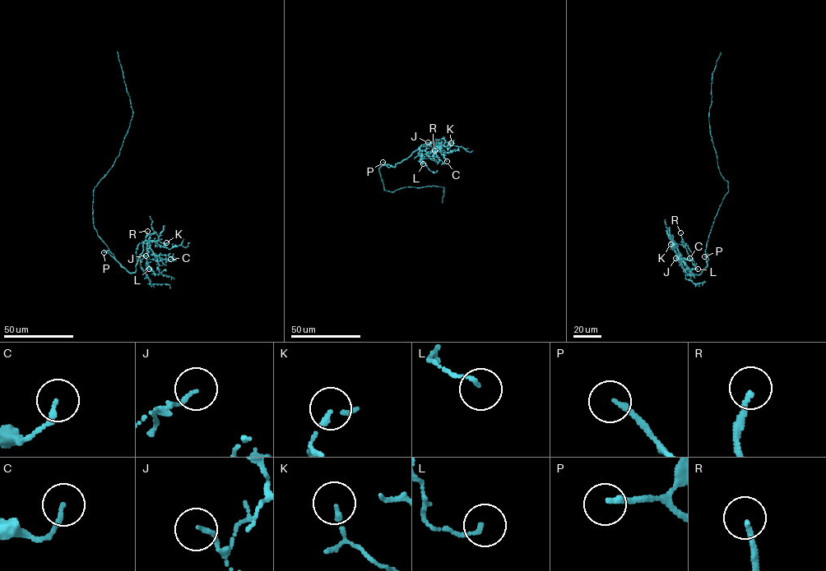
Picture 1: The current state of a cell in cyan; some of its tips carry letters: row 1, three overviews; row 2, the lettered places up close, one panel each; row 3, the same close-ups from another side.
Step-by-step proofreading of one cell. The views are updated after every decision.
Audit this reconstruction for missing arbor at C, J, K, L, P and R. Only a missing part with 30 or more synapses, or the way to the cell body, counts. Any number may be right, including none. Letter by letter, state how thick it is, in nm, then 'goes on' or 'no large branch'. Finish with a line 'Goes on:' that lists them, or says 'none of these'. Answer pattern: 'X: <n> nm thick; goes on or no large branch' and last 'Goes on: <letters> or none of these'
C: 160 nm thick; no large branch
J: 120 nm thick; no large branch
K: 160 nm thick; no large branch
L: 110 nm thick; no large branch
P: 180 nm thick; goes on
R: 170 nm thick; no large branch
Goes on: P

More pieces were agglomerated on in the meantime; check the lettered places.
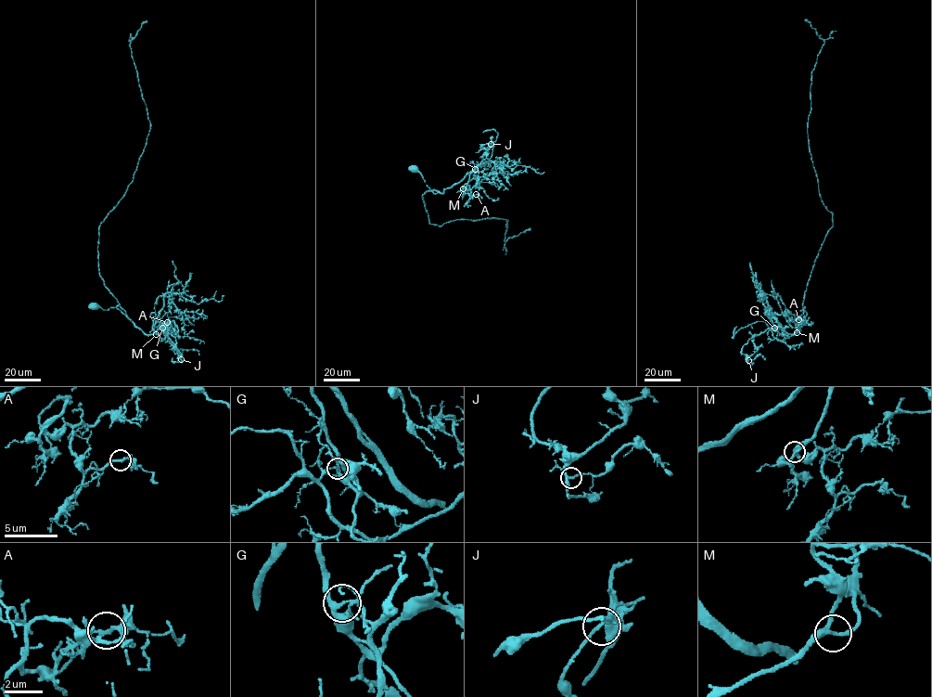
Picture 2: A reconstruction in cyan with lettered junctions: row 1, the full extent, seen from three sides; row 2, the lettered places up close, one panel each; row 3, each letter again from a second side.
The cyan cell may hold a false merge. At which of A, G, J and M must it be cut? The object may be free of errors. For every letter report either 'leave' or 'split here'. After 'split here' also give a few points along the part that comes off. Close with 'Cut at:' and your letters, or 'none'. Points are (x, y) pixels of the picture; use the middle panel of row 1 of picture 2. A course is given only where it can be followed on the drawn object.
A: leave
G: split here | (475, 169), (491, 146), (491, 137), (491, 144), (486, 153), (485, 148), (476, 152)
J: leave
M: leave
Cut at: G

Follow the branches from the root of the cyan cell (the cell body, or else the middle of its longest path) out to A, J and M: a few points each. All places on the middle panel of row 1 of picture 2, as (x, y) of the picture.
A: (414, 168), (434, 194), (452, 187), (478, 165), (463, 189), (467, 188), (470, 196), (476, 194)
J: (414, 168), (434, 194), (443, 193), (478, 165), (476, 169), (491, 146), (491, 137), (491, 144)
M: (414, 168), (434, 194), (452, 187), (478, 165), (463, 188)

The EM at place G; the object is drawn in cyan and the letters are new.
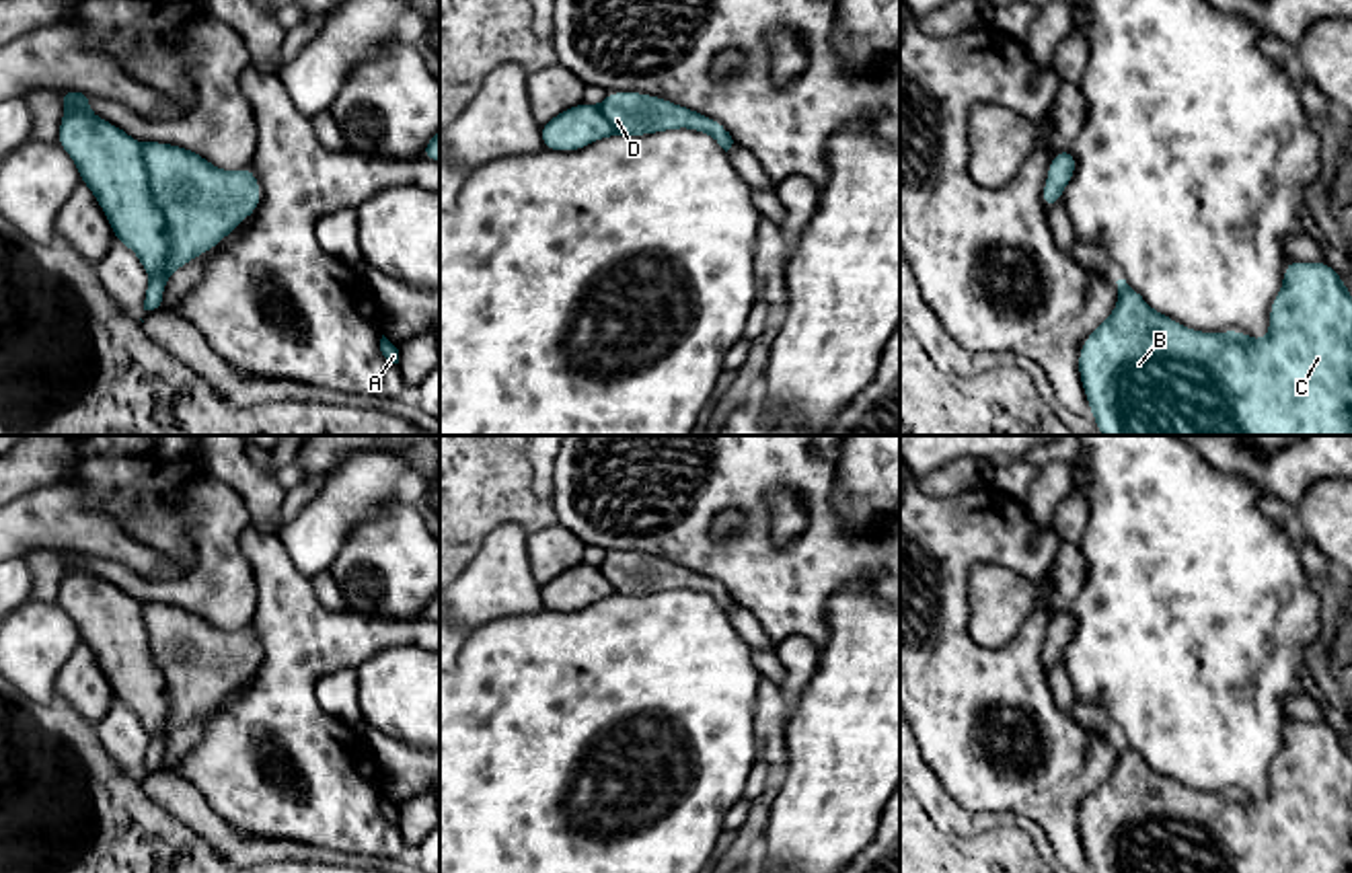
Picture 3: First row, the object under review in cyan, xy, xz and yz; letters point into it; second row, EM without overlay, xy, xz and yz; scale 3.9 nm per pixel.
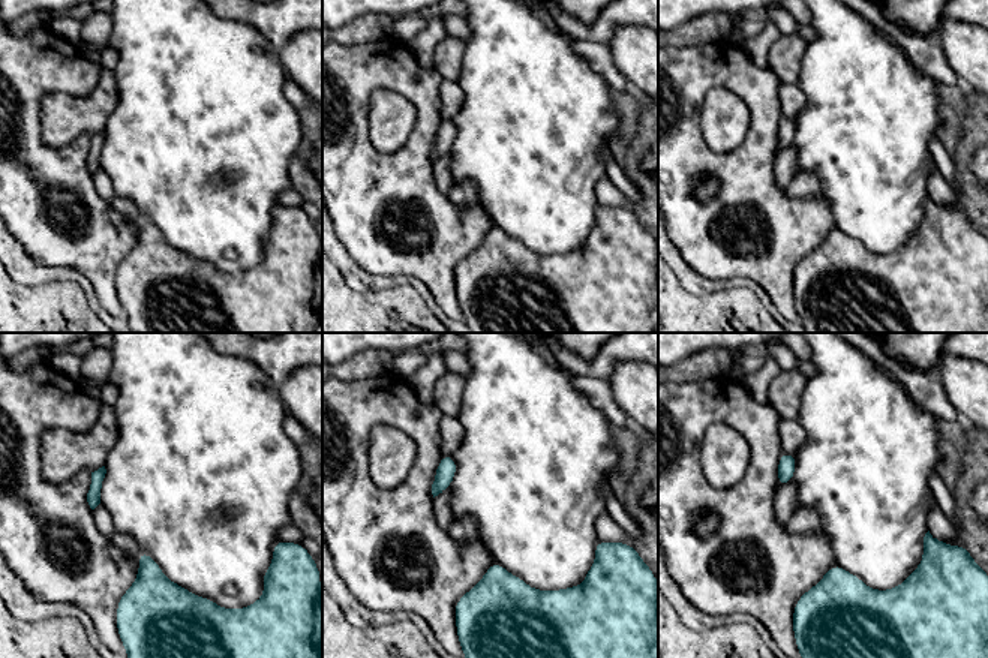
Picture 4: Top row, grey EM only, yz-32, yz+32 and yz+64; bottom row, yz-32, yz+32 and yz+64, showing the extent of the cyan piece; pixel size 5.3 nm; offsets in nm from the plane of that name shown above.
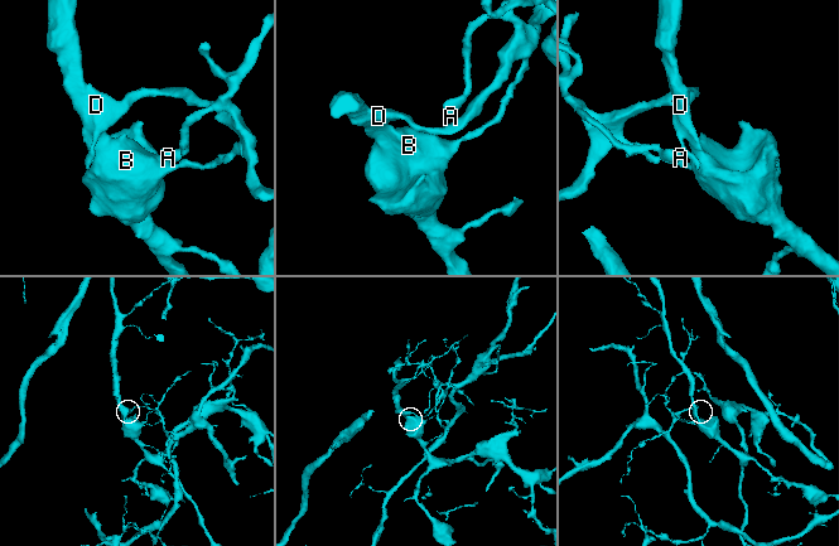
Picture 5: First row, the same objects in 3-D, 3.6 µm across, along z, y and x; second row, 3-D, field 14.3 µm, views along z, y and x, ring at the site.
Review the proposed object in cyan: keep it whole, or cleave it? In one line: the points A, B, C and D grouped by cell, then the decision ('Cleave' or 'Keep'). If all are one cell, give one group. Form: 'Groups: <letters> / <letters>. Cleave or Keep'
Groups: A / B C D. Cleave

